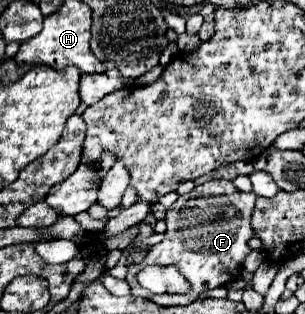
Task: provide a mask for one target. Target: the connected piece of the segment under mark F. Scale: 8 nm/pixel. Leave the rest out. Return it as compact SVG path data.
M210 180L180 196L166 212L168 230L164 240L148 250L148 256L142 264L134 264L128 268L128 284L134 296L152 298L148 290L144 290L136 276L150 264L160 266L176 266L180 274L192 284L192 294L200 294L218 286L228 284L232 278L240 276L242 262L250 252L248 240L254 236L250 218L254 210L256 194L238 192L230 180Z

